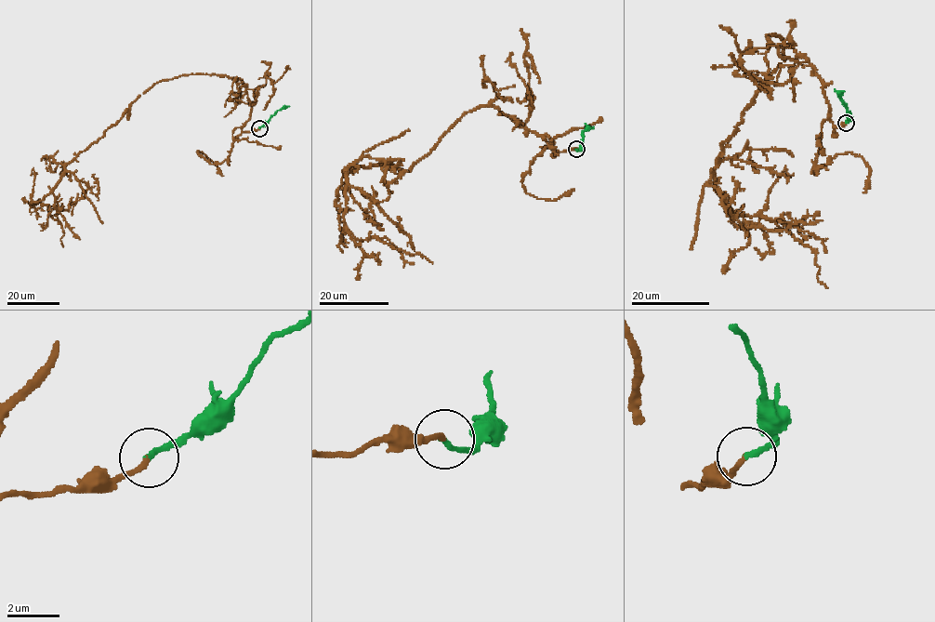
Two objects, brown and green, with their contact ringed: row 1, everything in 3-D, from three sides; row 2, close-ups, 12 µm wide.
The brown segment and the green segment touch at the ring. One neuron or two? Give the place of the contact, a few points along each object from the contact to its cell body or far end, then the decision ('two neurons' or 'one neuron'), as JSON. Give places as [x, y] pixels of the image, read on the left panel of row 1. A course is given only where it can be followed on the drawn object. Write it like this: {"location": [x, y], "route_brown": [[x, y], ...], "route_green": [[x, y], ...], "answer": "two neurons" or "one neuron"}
{"location": [259, 128], "route_brown": [[259, 127], [242, 131], [252, 108], [242, 80], [155, 83], [32, 202], [59, 222], [62, 247]], "route_green": [[259, 127], [279, 110], [289, 106]], "answer": "one neuron"}

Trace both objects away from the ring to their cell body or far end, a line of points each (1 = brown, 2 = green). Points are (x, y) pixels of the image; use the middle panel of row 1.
1: (576, 149), (557, 152), (547, 135), (477, 107), (408, 172), (388, 163), (345, 169), (348, 231), (432, 263)
2: (576, 149), (580, 150), (584, 131), (594, 127)

